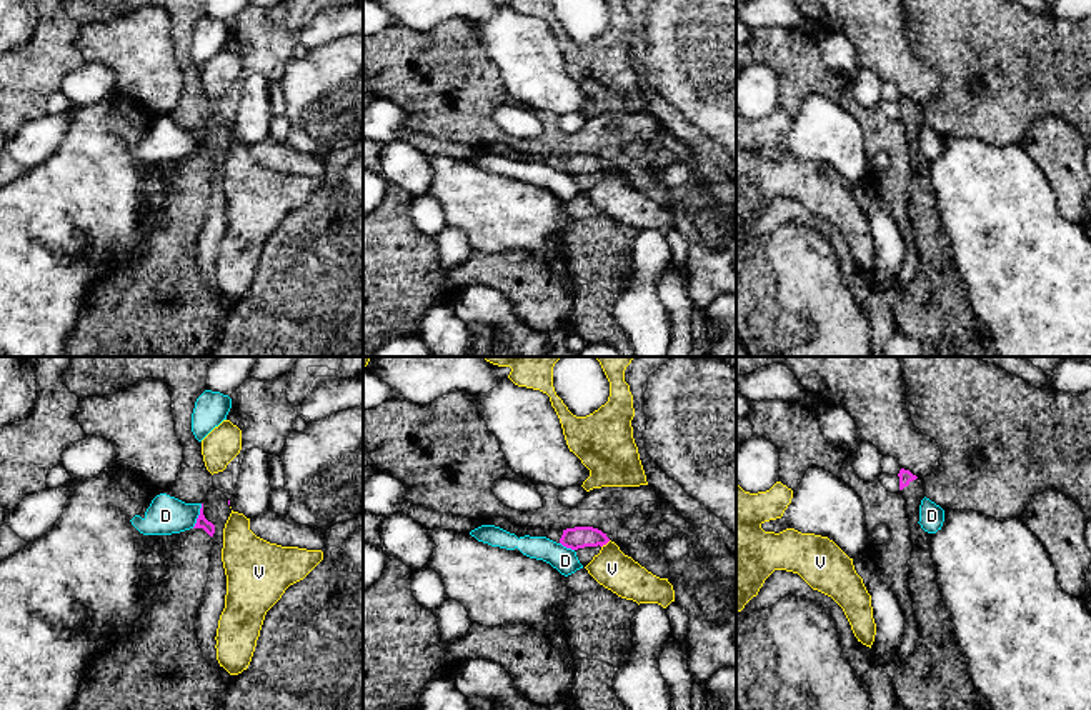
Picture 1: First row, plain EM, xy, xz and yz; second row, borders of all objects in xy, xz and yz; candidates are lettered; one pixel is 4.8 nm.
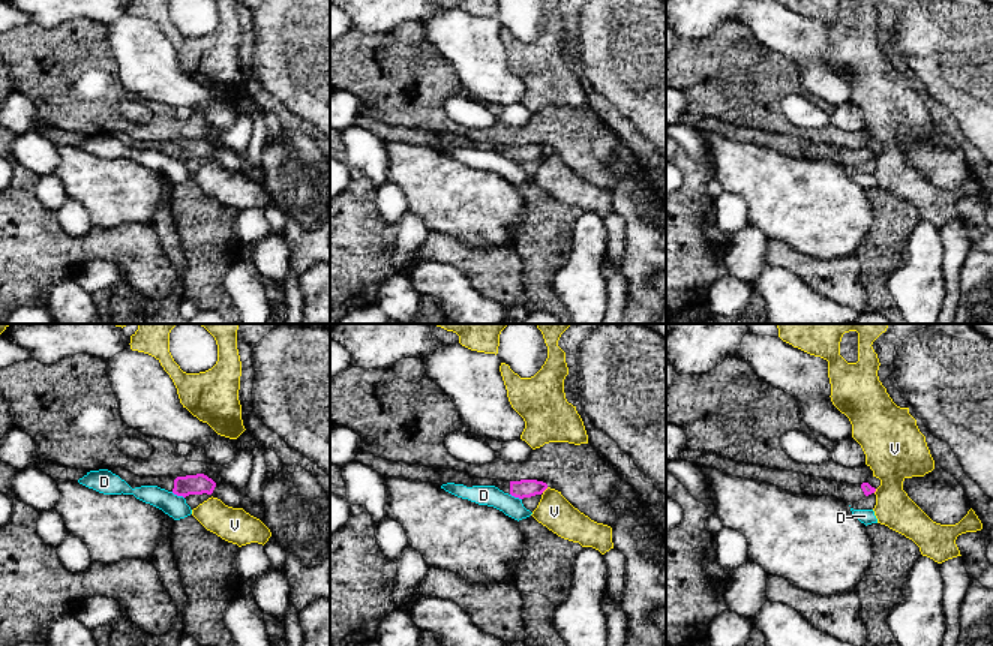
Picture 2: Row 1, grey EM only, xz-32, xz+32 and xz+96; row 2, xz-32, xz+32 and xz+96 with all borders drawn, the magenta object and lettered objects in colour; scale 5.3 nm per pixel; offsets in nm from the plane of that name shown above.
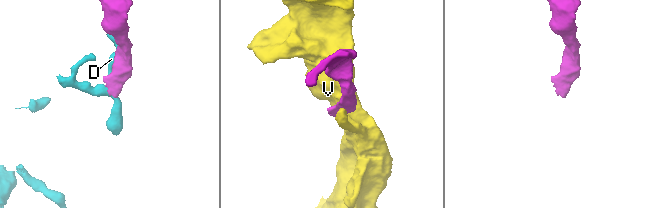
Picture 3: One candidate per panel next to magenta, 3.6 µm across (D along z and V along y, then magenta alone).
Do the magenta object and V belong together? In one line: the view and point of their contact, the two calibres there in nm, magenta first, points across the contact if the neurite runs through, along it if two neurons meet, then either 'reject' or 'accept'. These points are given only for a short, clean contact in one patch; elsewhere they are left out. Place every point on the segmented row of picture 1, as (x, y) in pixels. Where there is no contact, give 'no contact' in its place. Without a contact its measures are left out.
contact xz (605, 544); calibres 110 and 190 nm; reject

